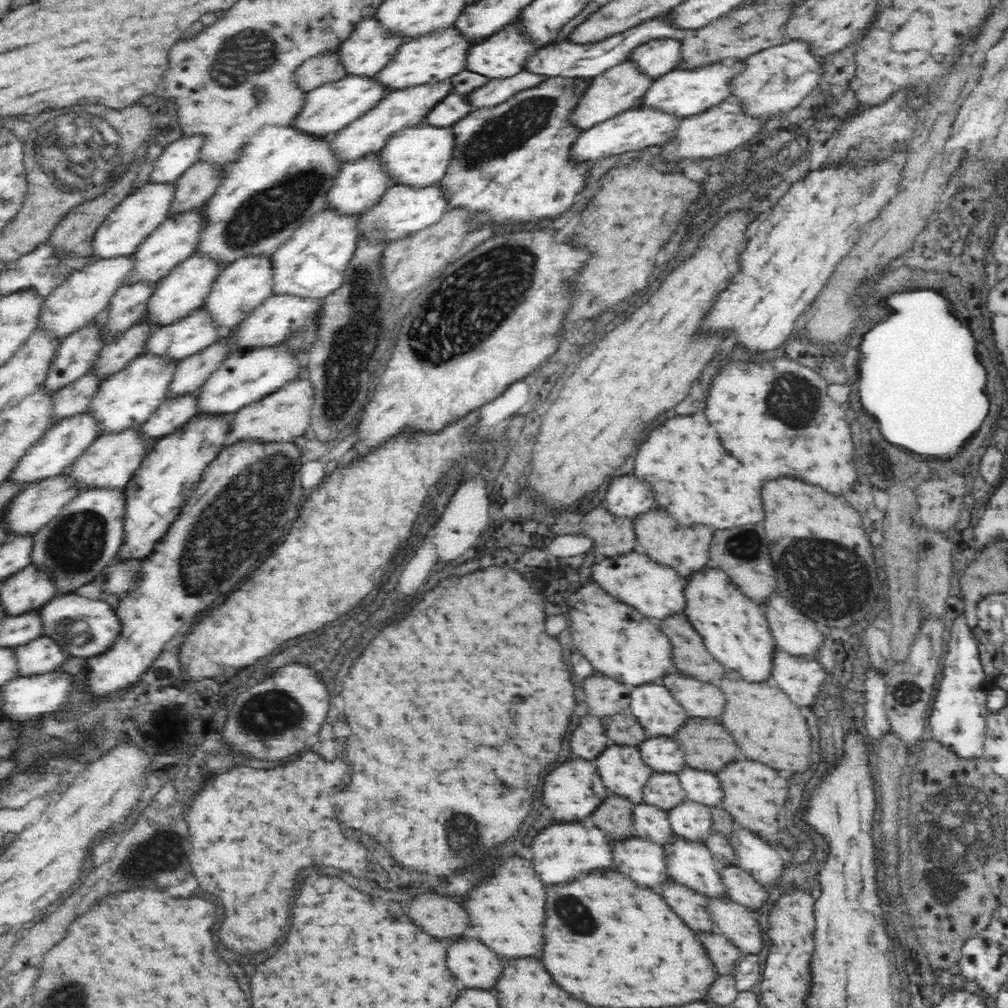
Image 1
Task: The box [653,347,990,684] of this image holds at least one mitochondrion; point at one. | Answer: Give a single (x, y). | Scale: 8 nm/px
(836, 563)

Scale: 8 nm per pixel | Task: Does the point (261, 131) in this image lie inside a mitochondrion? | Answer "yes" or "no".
no

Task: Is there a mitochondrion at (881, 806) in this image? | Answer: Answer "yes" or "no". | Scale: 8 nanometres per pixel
no

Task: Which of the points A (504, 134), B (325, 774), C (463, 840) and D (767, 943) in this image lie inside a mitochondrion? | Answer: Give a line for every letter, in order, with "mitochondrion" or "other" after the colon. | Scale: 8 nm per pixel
A: mitochondrion
B: other
C: mitochondrion
D: other

